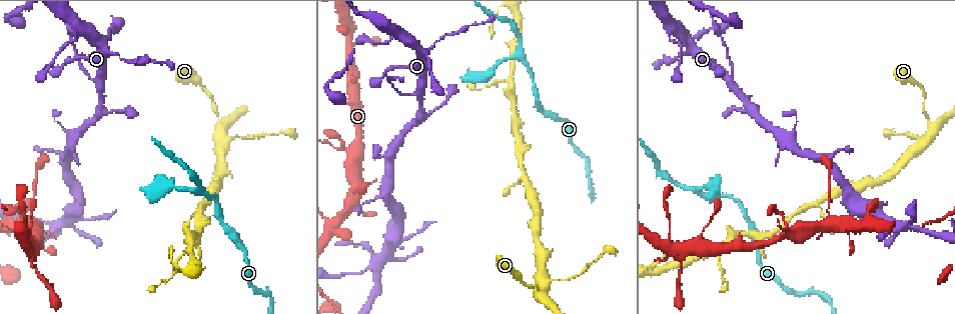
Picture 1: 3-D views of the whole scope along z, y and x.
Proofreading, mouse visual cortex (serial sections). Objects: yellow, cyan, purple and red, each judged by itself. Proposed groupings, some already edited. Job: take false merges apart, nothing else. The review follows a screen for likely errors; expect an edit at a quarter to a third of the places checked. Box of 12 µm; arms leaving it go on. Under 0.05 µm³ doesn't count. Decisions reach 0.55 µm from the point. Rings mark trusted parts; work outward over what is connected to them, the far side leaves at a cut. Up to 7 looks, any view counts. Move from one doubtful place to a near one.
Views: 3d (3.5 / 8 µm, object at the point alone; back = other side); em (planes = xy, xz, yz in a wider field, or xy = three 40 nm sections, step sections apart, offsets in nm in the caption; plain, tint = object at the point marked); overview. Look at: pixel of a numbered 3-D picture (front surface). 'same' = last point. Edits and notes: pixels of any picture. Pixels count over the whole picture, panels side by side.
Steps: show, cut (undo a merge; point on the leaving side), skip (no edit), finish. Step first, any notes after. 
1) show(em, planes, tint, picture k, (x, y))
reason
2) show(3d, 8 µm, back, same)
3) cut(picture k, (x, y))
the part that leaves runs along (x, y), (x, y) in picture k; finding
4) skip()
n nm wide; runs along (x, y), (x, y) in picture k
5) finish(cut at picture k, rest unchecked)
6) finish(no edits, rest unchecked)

show(3d, 8 µm, picture 1, (520, 59))
three arms meet

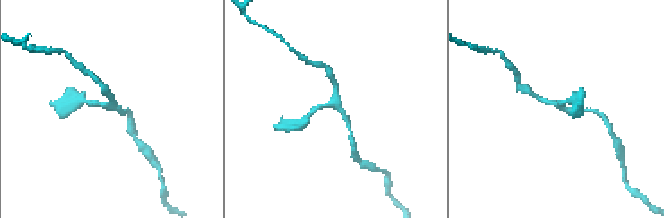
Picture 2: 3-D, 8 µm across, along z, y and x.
show(3d, 3.5 µm, picture 2, (336, 103))
zoom in

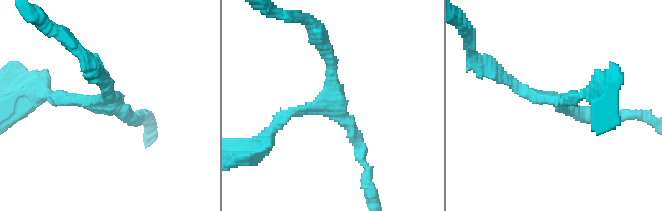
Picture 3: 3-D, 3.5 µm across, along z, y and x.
skip()
runs along (136, 116), (50, 95) in picture 3; one cell here

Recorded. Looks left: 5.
show(3d, 3.5 µm, picture 1, (730, 81))
three-way junction

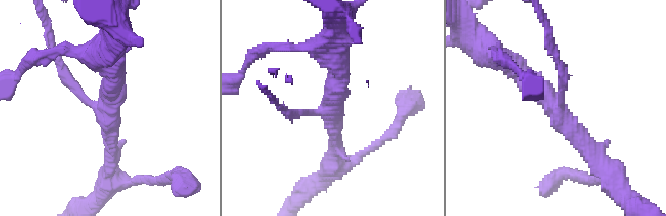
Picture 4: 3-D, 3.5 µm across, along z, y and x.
show(em, xy, step 1, tint, picture 4, (106, 105))
3 arms; arms of 150, 250, 350 nm

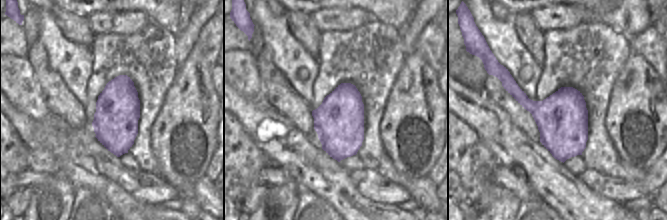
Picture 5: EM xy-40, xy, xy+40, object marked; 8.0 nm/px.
skip()
runs along (510, 61), (538, 85), (599, 162) in picture 4; all the same cell

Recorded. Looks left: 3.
show(3d, 3.5 µm, picture 1, (916, 135))
thick turns thin

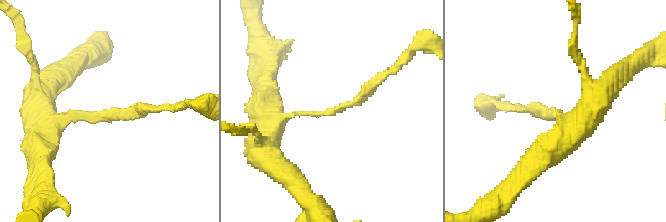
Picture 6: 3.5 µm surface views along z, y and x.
show(em, xy, step 5, tint, picture 6, (94, 117))
arms of 150, 350 nm; shape alone is not enough

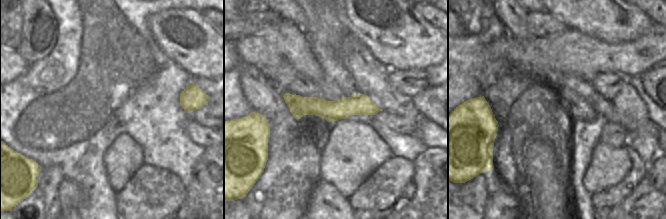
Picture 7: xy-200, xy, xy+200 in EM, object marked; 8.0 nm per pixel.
cut(picture 6, (103, 118))
170 nm wide; the part that leaves runs along (69, 116), (158, 109) in picture 6; two cells meet here

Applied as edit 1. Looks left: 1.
finish(cut at picture 6, rest unchecked)

